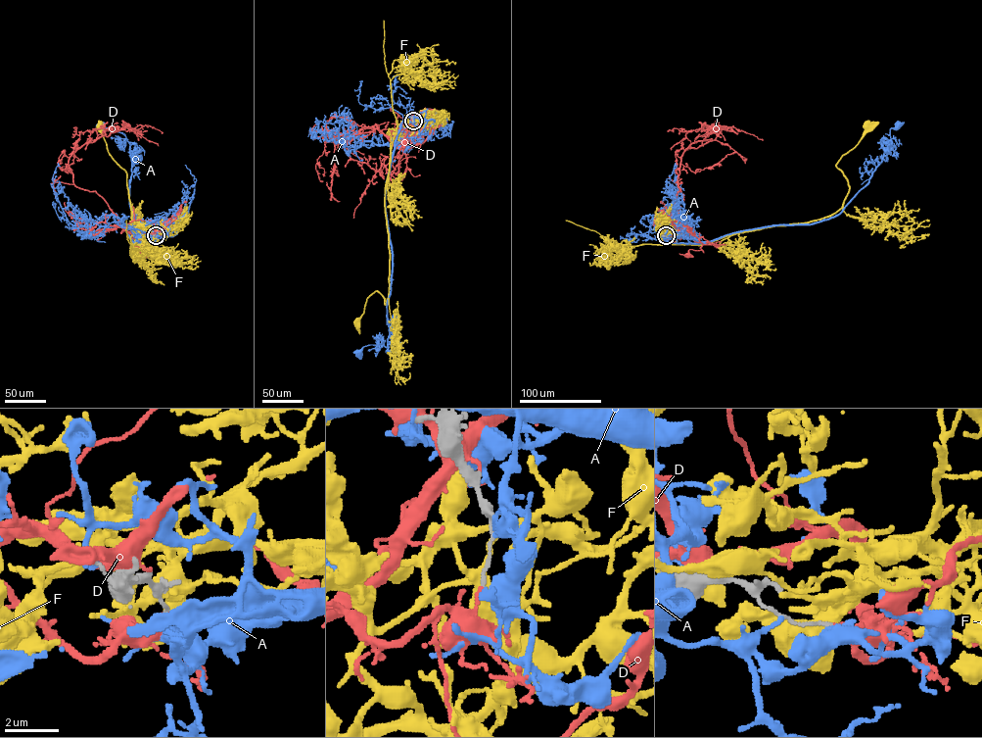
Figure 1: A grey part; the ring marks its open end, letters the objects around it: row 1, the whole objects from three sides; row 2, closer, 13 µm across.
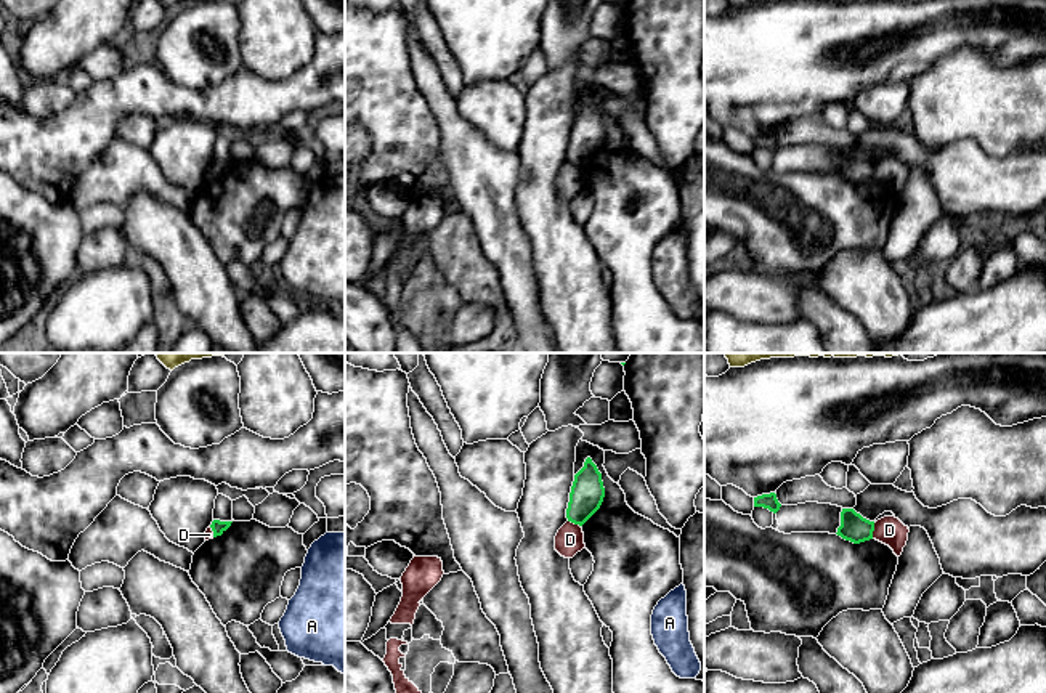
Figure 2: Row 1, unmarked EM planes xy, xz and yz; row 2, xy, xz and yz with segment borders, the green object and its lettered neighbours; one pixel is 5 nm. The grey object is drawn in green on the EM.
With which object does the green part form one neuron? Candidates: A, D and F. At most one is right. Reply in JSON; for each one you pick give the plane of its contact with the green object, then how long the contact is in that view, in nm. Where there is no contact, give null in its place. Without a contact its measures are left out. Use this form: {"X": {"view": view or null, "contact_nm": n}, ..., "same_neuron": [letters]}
{"same_neuron": []}

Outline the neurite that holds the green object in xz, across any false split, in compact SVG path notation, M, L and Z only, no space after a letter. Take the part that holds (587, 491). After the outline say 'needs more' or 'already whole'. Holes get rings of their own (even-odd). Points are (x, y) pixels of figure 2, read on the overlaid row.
M587 457L584 467L574 475L566 509L568 521L582 526L600 509L603 497L602 473Z; already whole

